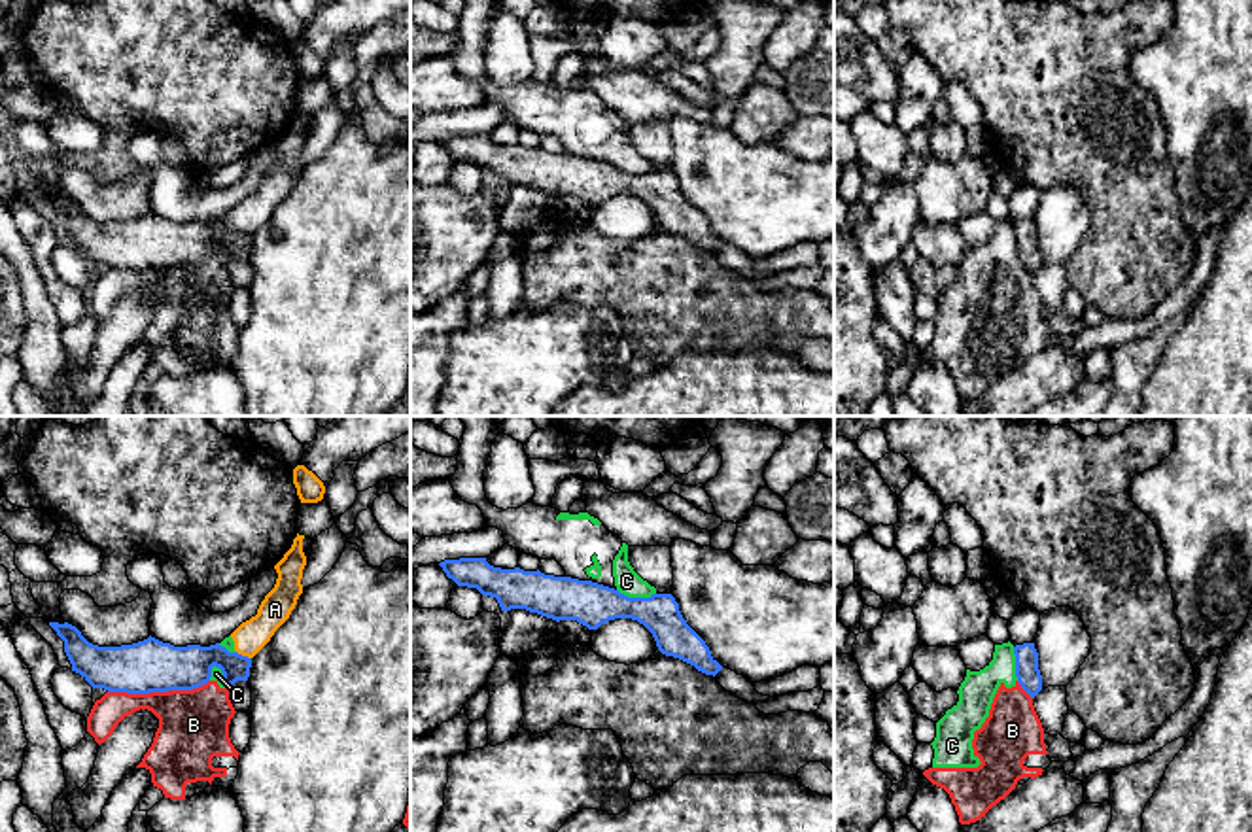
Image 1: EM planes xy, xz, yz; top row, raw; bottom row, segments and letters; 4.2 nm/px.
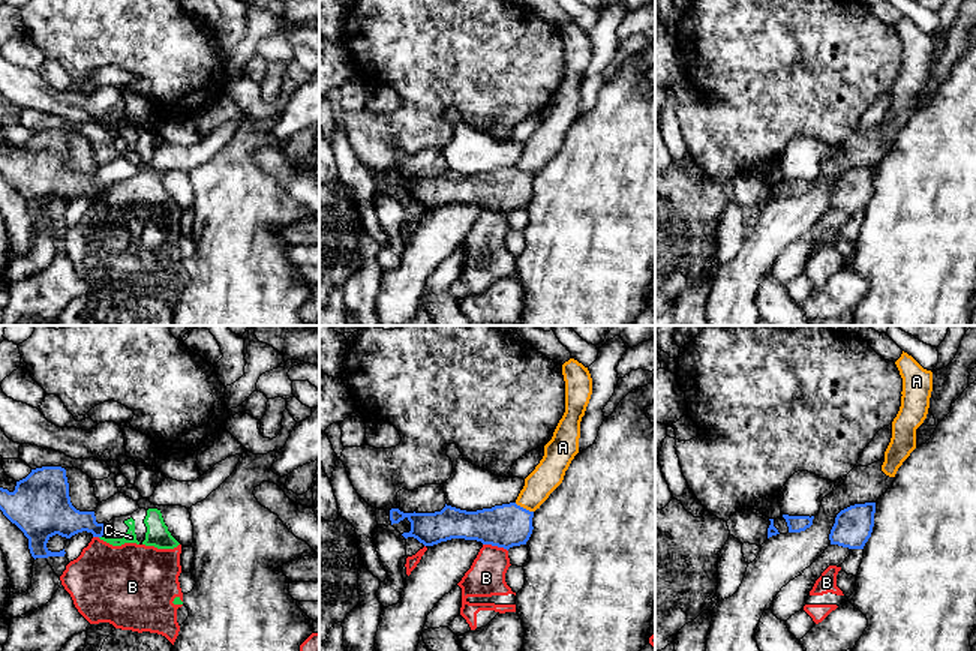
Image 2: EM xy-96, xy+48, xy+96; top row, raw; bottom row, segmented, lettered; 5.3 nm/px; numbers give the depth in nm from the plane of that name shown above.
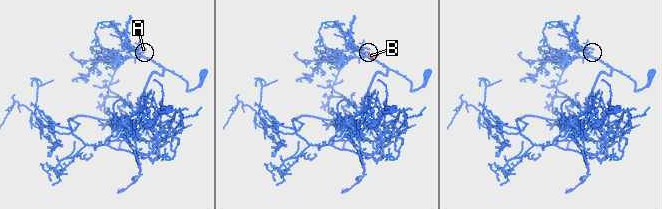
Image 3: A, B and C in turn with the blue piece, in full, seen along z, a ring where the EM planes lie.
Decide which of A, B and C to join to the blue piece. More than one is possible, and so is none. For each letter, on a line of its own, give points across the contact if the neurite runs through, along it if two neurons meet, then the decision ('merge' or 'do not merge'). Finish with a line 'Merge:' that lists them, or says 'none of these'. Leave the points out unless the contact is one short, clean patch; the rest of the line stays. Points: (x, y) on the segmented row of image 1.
A: border xy (237, 651), (250, 658); do not merge
B: border xy (208, 679), (191, 689), (108, 693); do not merge
C: border xz (617, 589), (628, 596), (655, 594); do not merge
Merge: none of these

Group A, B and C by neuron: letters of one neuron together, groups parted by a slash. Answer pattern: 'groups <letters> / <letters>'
groups A B C

